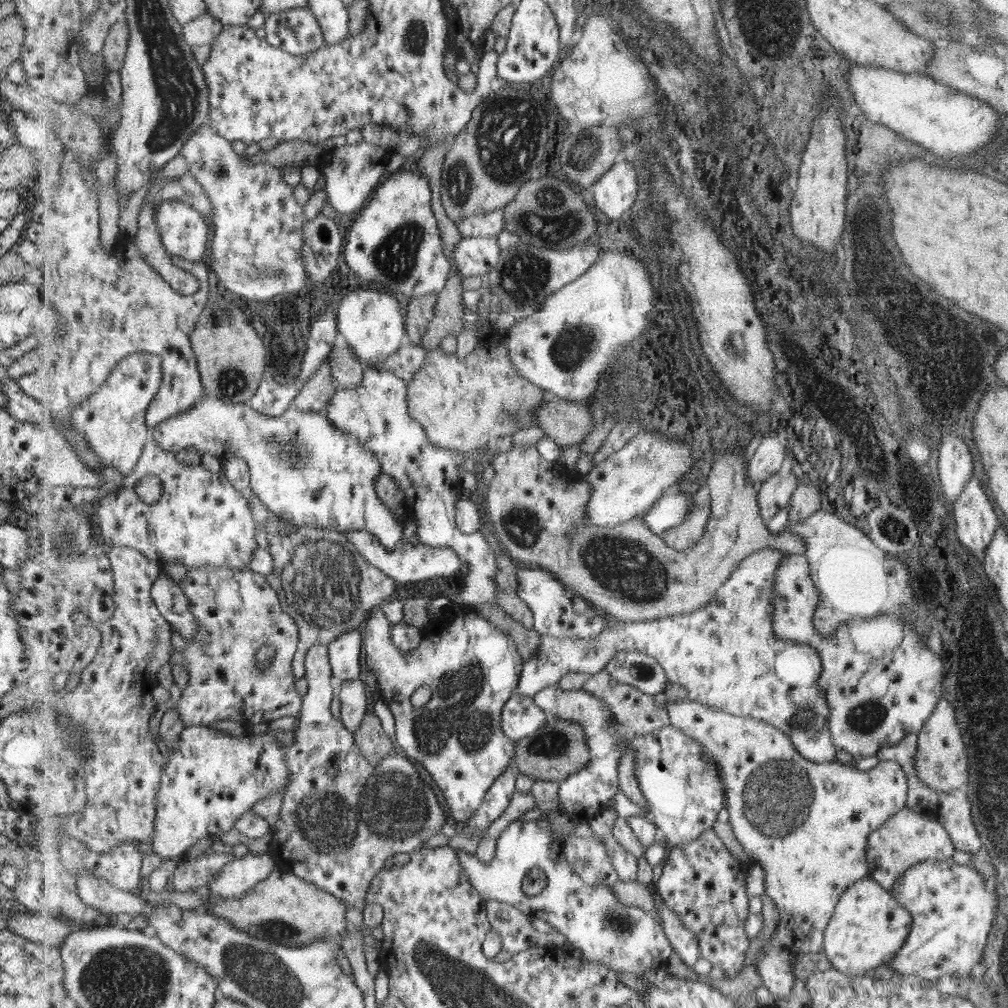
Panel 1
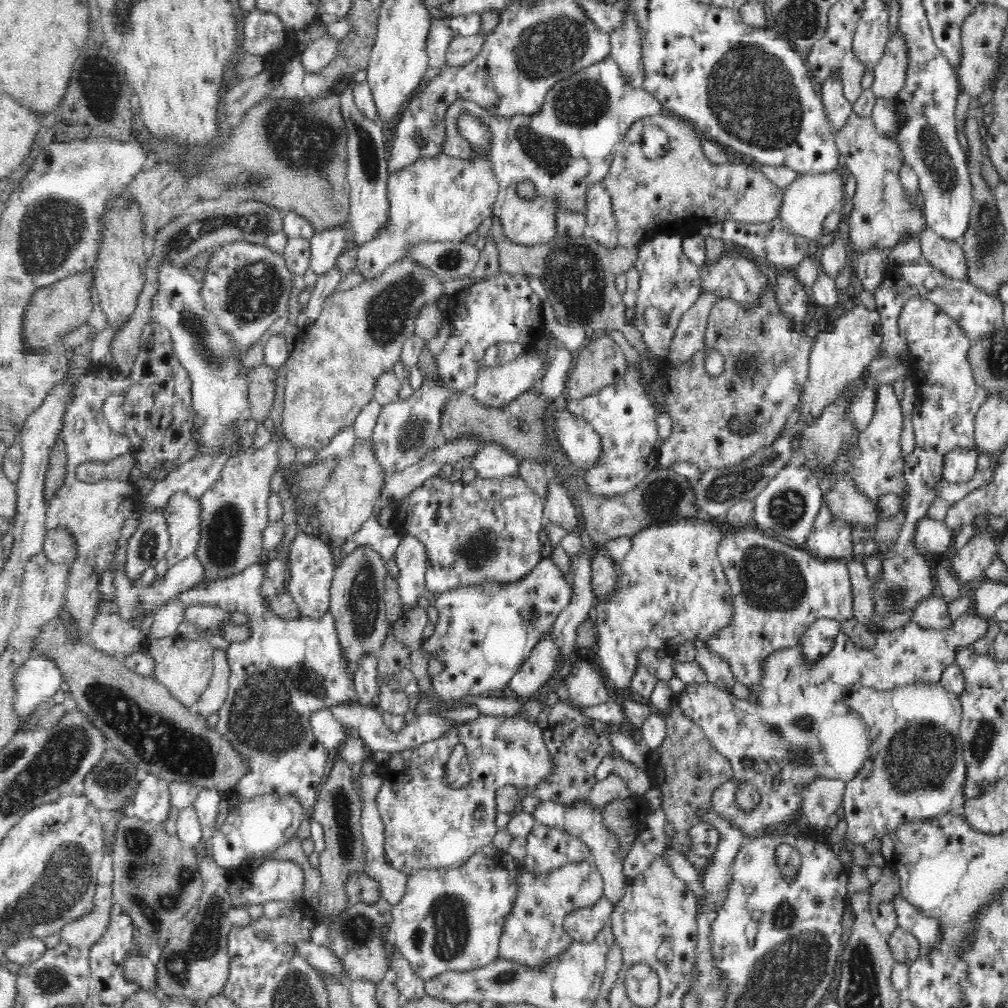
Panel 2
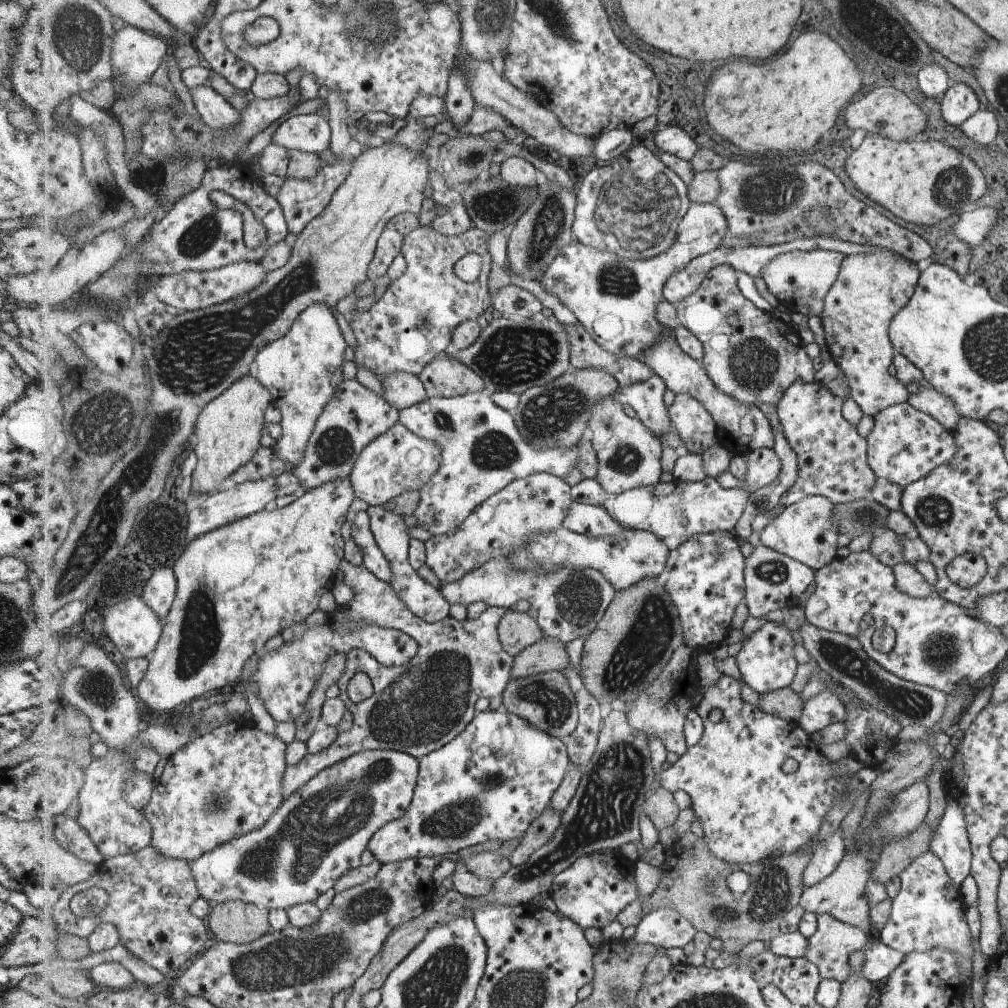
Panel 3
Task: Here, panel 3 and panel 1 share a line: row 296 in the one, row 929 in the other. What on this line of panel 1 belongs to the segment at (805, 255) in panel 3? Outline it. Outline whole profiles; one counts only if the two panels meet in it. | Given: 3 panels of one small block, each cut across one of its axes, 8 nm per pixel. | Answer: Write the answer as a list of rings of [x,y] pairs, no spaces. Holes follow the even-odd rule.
[[[688,697],[678,698],[672,701],[666,701],[665,707],[670,714],[670,722],[673,726],[680,728],[685,734],[693,737],[693,739],[701,742],[707,750],[708,754],[713,758],[717,758],[717,765],[723,768],[723,780],[726,782],[726,800],[725,800],[725,817],[729,819],[734,828],[737,838],[742,842],[745,850],[750,854],[753,864],[759,864],[766,870],[766,892],[775,902],[775,906],[779,908],[779,918],[777,927],[773,932],[771,943],[767,943],[765,949],[761,949],[759,953],[758,966],[759,974],[761,974],[762,982],[775,999],[788,999],[793,997],[793,988],[797,984],[795,974],[795,959],[798,954],[813,954],[824,952],[825,930],[837,910],[837,904],[841,902],[841,895],[855,882],[861,880],[864,876],[870,874],[868,865],[868,842],[869,837],[879,830],[888,820],[899,810],[905,806],[907,800],[907,779],[904,777],[903,768],[900,763],[889,761],[880,761],[880,763],[871,770],[863,772],[859,770],[854,763],[842,764],[838,761],[834,762],[811,762],[797,750],[792,739],[779,730],[770,722],[757,720],[753,717],[738,717],[736,714],[726,713],[721,710],[694,700]]]

